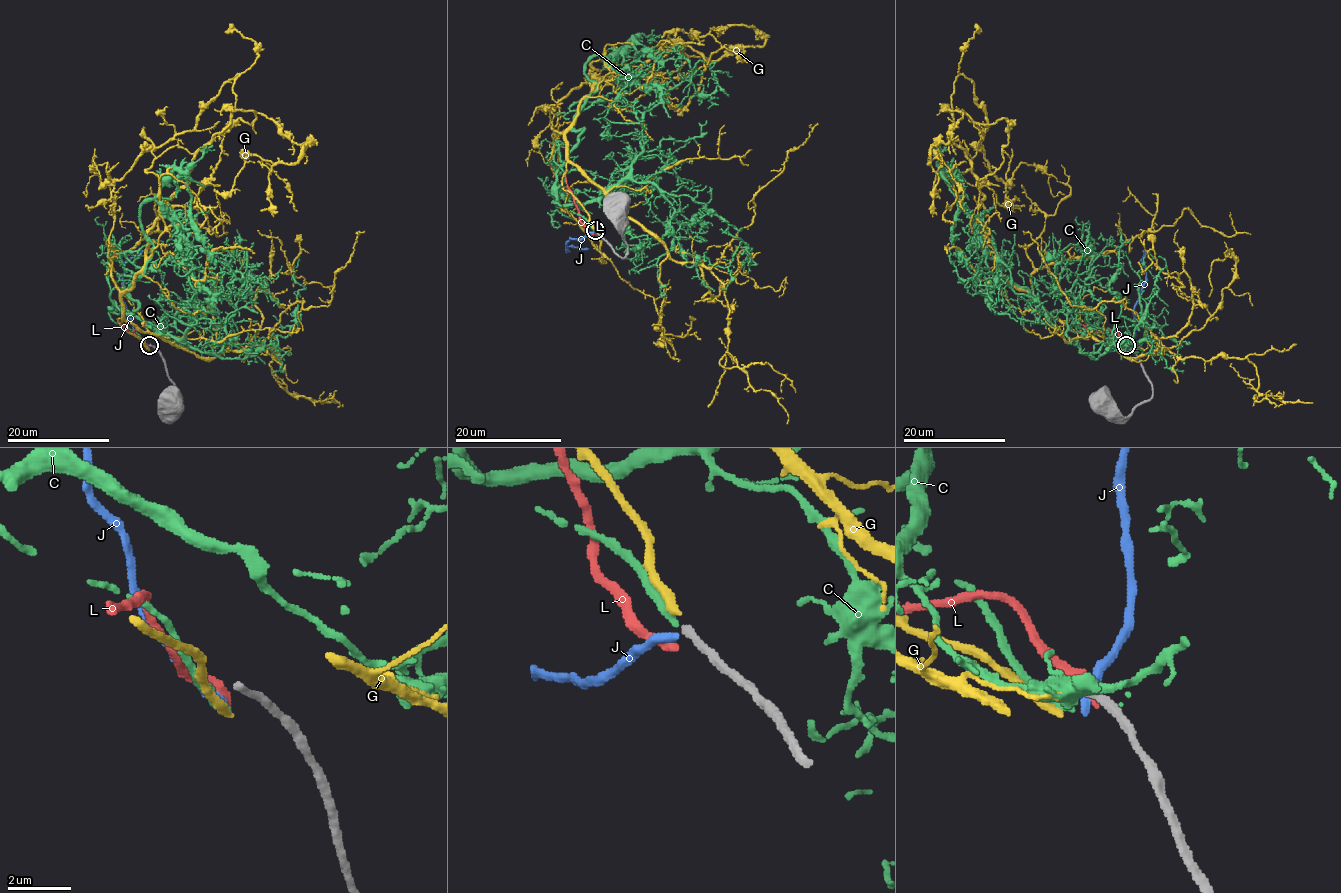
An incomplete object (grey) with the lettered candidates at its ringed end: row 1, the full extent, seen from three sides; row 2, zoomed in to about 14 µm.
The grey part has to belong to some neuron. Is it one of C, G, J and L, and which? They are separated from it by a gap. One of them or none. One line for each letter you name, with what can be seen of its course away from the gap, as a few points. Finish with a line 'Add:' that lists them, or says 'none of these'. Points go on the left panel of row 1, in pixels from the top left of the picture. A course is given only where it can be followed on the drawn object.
C: it runs (148, 347), (109, 314), (181, 338), (195, 291), (175, 259), (191, 249), (208, 311)
Add: C

